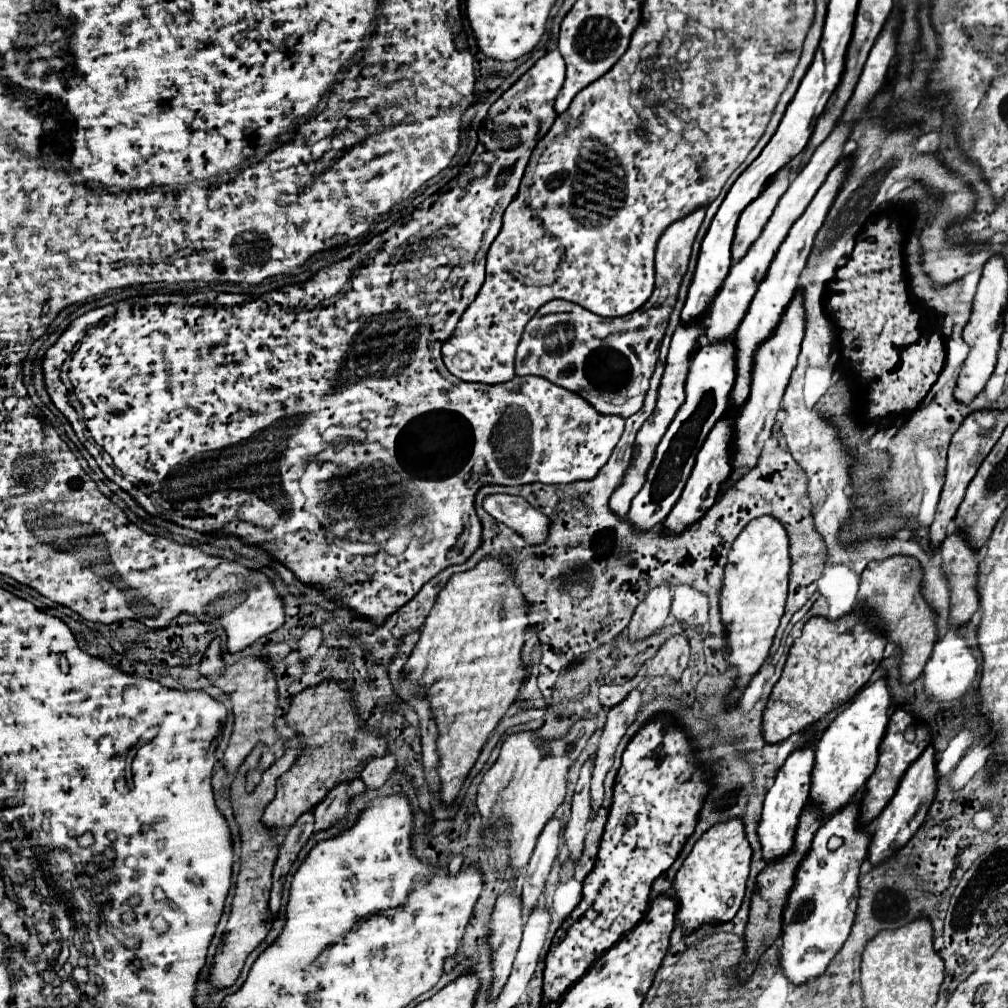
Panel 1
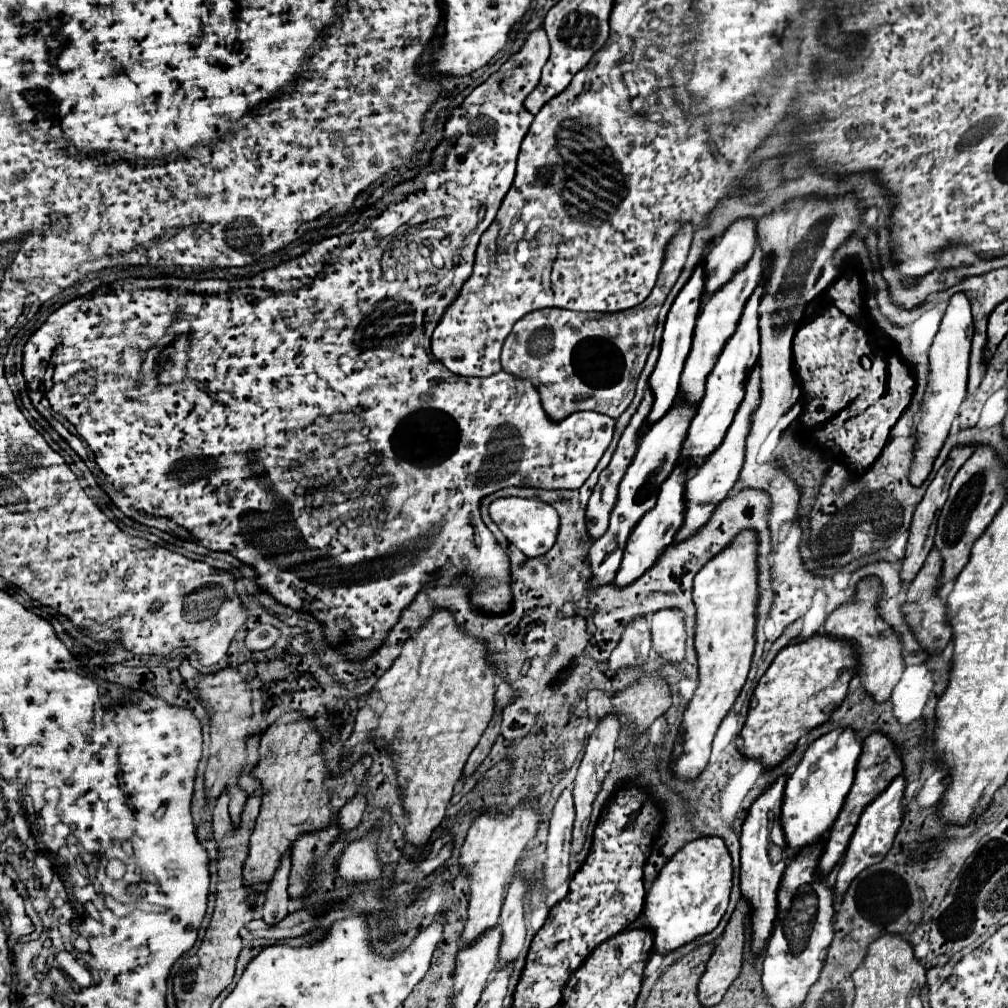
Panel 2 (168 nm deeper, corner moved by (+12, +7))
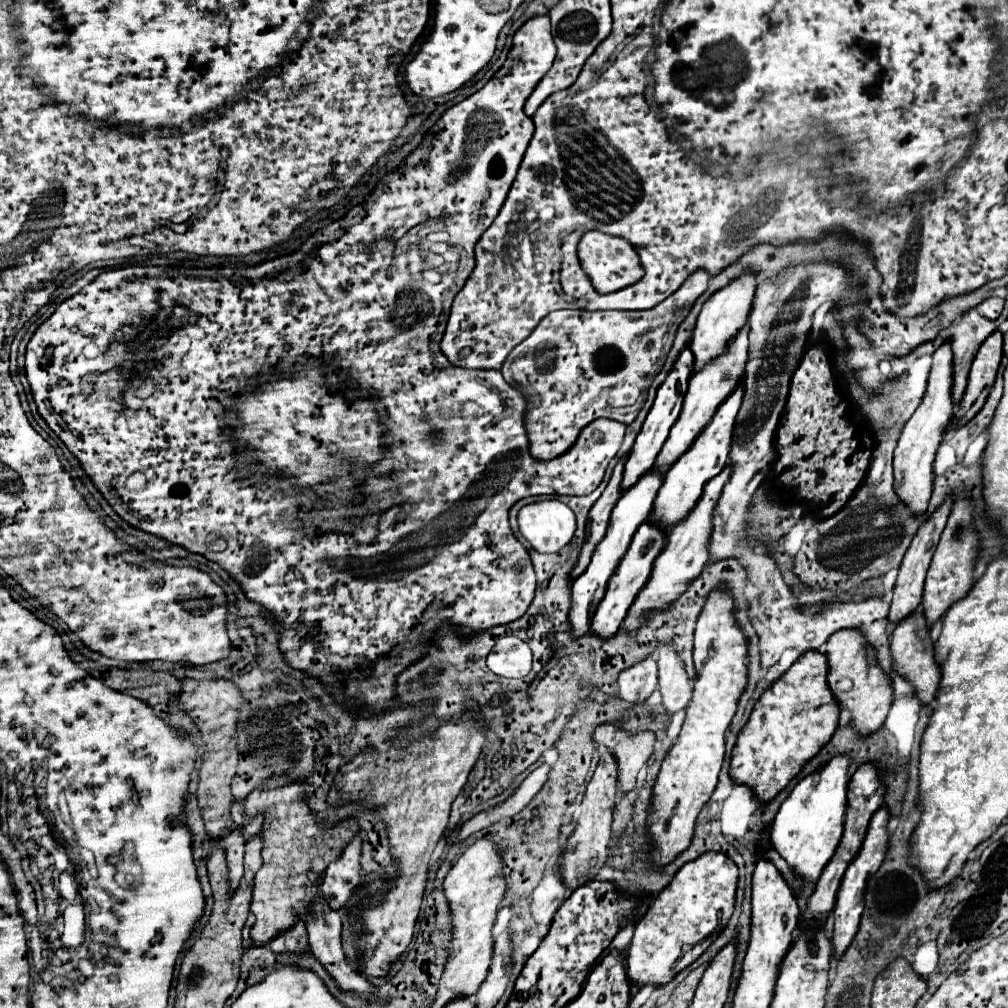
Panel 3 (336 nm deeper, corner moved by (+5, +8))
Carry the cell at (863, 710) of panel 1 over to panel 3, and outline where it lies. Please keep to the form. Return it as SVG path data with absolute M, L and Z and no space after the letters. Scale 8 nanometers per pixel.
M836 754L836 758L830 758L822 766L822 770L816 770L816 774L808 774L808 778L802 778L782 802L772 822L772 848L790 864L790 868L800 878L812 884L818 880L822 868L830 862L842 838L846 790L850 780L848 766L852 766L852 762L848 762L848 754Z

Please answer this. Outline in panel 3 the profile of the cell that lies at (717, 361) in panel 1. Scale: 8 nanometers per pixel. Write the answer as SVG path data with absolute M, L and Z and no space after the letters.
M656 468L648 470L648 474L644 474L644 478L640 478L640 482L636 482L636 486L632 486L632 490L626 490L622 494L622 498L618 500L618 504L614 506L610 526L608 526L604 540L596 546L596 550L592 554L592 562L588 564L586 572L580 574L572 586L570 624L572 624L572 630L576 636L582 636L588 632L588 626L592 622L592 614L596 612L600 598L604 598L604 586L608 586L608 578L612 578L612 570L616 570L620 558L624 556L624 550L628 550L628 542L632 542L632 534L638 530L640 522L644 522L650 516L650 510L652 510L652 504L656 500L656 494L662 486L662 480L664 478Z

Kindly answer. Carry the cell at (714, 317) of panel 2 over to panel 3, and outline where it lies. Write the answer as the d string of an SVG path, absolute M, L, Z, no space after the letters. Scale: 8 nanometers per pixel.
M748 320L744 324L744 328L740 330L740 334L736 334L736 338L732 338L732 340L734 340L732 346L728 346L728 350L724 350L724 354L720 354L720 358L716 358L716 362L708 362L708 366L704 366L704 370L696 372L690 378L690 386L684 396L684 406L682 406L680 418L672 426L670 436L664 442L664 446L656 458L656 468L660 472L666 472L672 466L672 462L676 462L676 458L680 458L680 454L684 454L688 450L688 446L694 442L696 434L700 434L700 430L710 422L710 418L716 412L716 408L720 406L720 402L724 402L724 398L736 388L738 380L744 376L744 366L748 360Z

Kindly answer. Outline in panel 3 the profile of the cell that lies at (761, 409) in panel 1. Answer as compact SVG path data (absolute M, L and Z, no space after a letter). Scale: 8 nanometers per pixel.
M730 464L720 472L720 476L714 476L712 480L706 482L704 492L700 496L700 500L696 502L696 506L688 512L688 516L684 520L680 520L680 524L676 524L670 530L668 536L668 546L660 552L660 558L656 558L652 574L648 584L644 586L644 590L640 590L640 594L636 596L636 602L630 606L626 618L624 618L624 628L626 630L636 630L642 624L642 614L648 610L656 610L656 608L666 608L670 606L688 586L690 580L694 580L702 566L708 562L708 534L712 534L712 510L716 508L716 502L720 500L722 488L726 486L728 478L732 474Z

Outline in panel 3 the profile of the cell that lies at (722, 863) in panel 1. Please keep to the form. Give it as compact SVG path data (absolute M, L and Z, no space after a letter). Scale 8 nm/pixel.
M704 852L696 860L686 862L638 920L628 946L628 978L636 986L664 984L690 966L726 928L734 912L736 884L738 866L724 852Z

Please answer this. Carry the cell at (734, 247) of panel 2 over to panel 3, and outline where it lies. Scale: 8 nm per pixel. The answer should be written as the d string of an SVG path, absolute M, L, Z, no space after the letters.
M748 268L740 276L732 278L724 288L714 292L704 302L704 306L700 310L700 316L696 320L696 326L694 326L692 342L690 342L690 350L694 354L694 370L700 370L708 360L722 354L726 344L744 326L744 320L746 320L746 316L750 312L750 306L752 306L752 300L754 300L754 290L756 290L760 280L762 280L762 272L754 272L752 268Z

